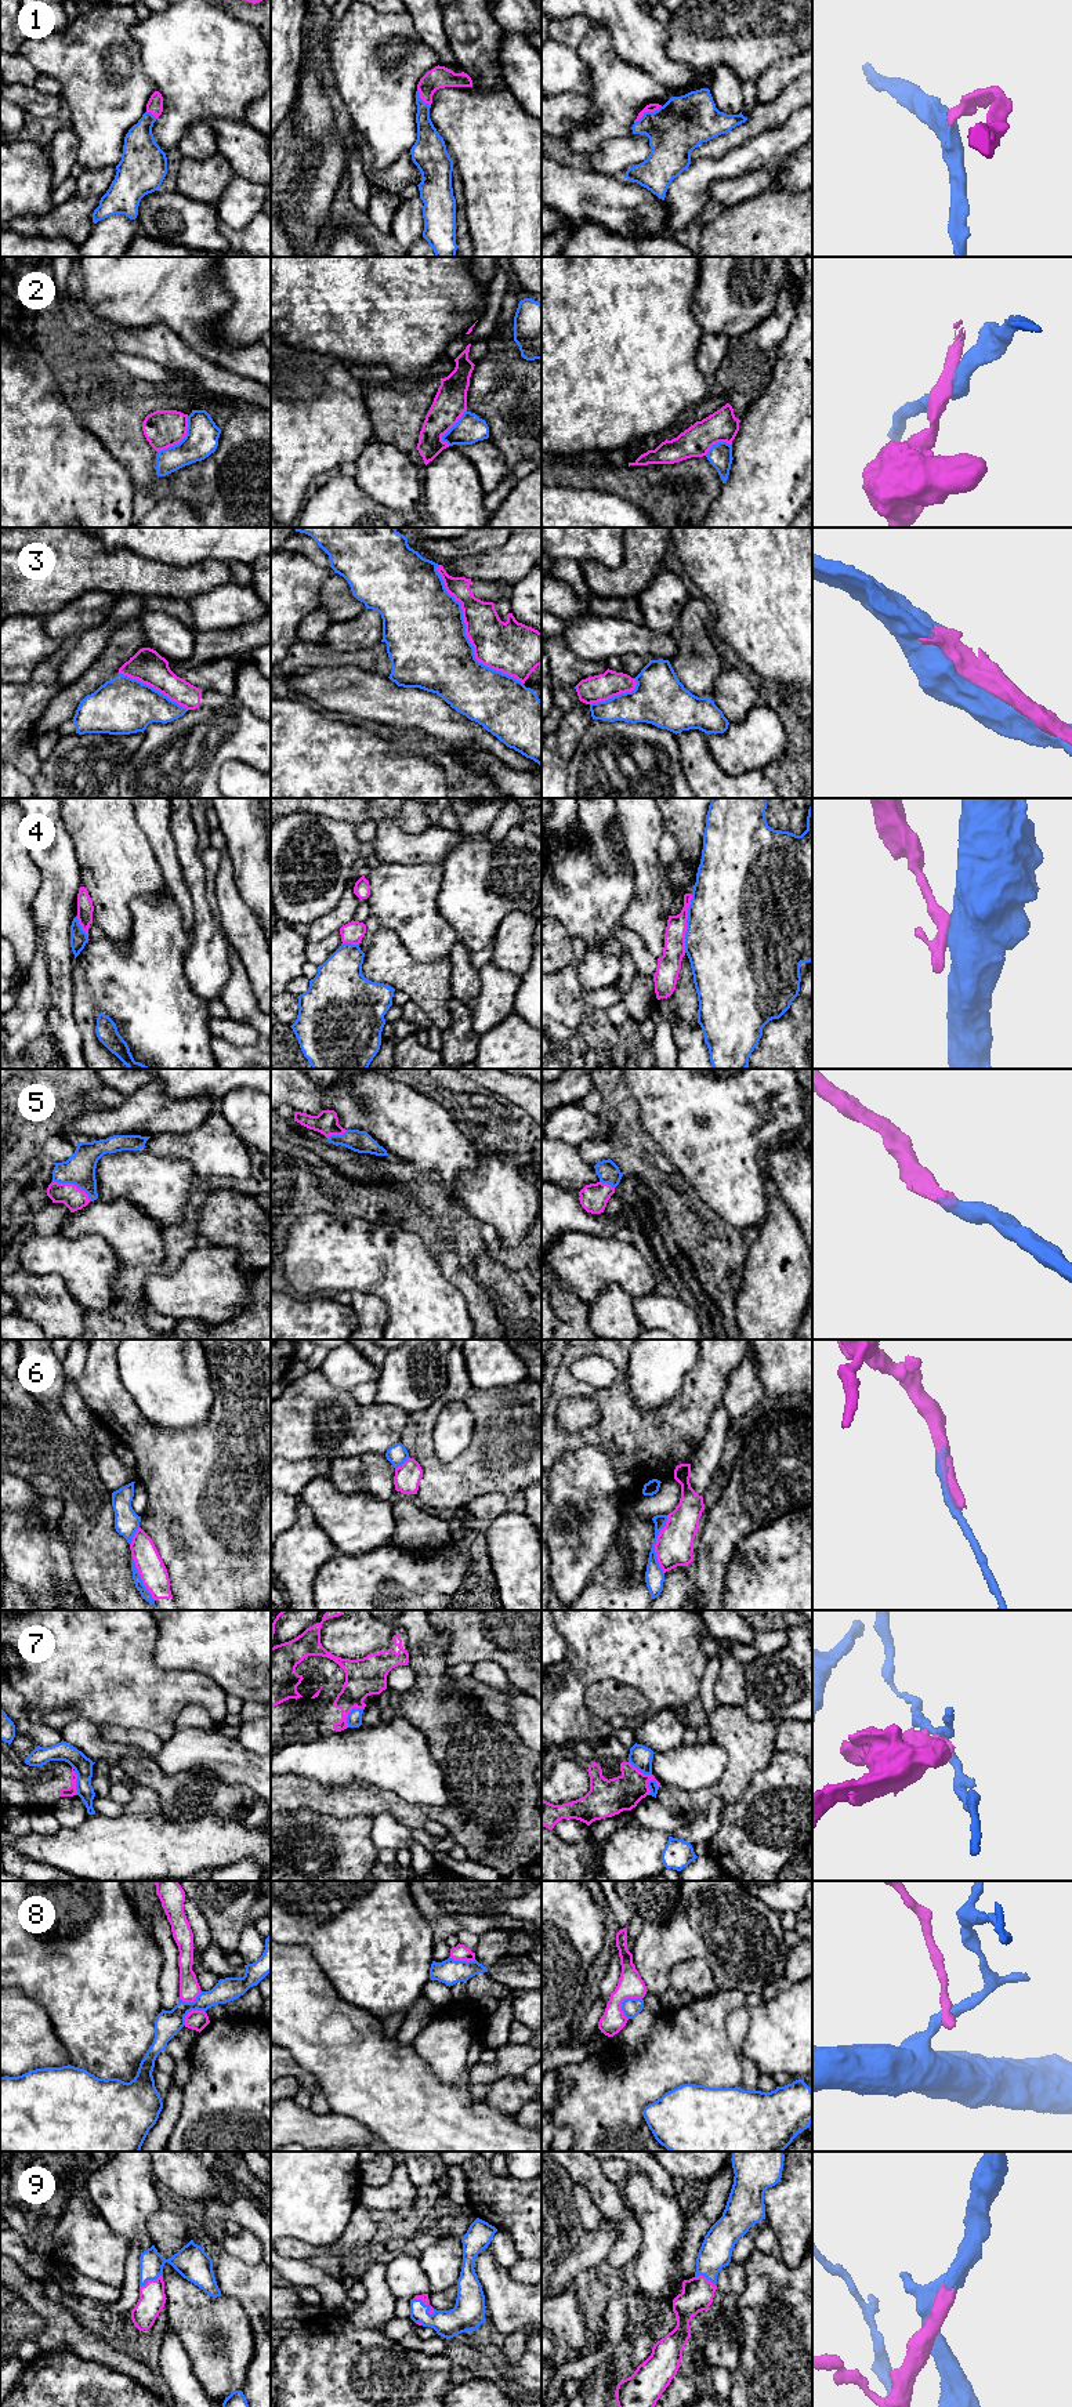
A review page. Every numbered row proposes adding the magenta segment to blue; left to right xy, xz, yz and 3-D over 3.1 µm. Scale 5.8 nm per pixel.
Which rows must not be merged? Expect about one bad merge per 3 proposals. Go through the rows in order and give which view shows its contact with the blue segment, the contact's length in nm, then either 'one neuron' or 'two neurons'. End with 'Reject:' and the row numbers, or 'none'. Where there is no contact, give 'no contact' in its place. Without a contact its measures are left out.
1: yz | 190 nm | one neuron
2: xy | 280 nm | two neurons
3: xz | 850 nm | one neuron
4: yz | 340 nm | two neurons
5: xy | 260 nm | one neuron
6: yz | 340 nm | two neurons
7: xz | 160 nm | two neurons
8: yz | 160 nm | two neurons
9: xy | 150 nm | one neuron
Reject: 2, 4, 6, 7, 8

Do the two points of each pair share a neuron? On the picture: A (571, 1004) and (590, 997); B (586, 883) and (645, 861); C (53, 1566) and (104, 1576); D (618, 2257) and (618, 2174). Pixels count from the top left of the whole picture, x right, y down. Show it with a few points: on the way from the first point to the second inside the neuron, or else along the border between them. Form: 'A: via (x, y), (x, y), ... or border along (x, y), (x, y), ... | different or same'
A: border along (582, 990), (582, 1003), (586, 1007) | different
B: border along (630, 861), (634, 869), (634, 896), (632, 899) | different
C: border along (66, 1545), (71, 1554), (72, 1573), (82, 1595) | different
D: border along (600, 2166), (602, 2172), (620, 2189) | different

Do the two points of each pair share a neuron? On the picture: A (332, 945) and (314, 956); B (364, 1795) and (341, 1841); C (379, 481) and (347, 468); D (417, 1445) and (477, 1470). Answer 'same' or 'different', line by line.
A: same
B: different
C: different
D: same

